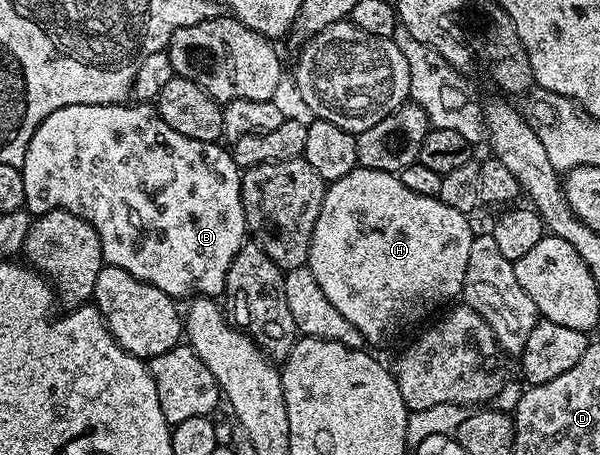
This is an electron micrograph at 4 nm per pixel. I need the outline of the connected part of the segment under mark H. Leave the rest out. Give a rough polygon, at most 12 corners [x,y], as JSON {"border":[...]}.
{"border":[[397,174],[333,180],[308,266],[367,344],[461,296],[474,230]]}

